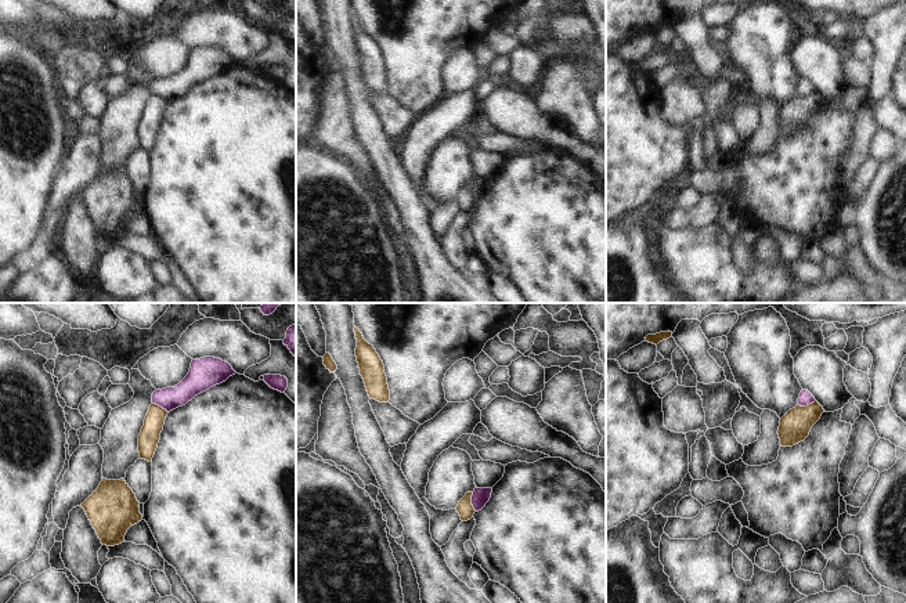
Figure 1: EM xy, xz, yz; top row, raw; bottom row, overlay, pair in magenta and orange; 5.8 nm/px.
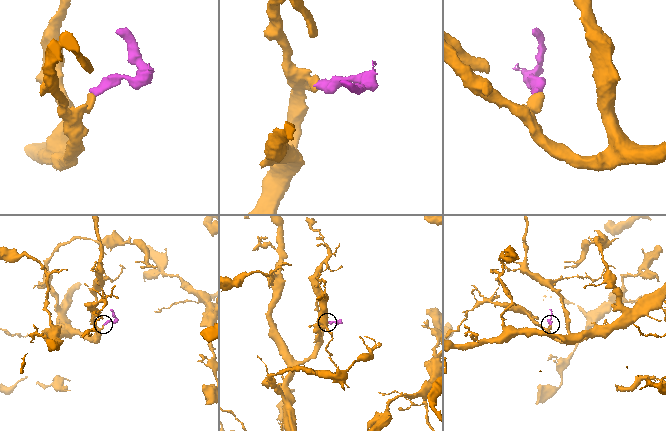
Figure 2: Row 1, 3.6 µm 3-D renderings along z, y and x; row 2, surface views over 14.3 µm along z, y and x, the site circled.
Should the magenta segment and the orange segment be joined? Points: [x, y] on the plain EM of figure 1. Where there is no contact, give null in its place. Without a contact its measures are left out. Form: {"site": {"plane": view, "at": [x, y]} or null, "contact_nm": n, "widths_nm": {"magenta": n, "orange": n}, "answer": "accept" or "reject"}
{"site": {"plane": "xz", "at": [472, 192]}, "contact_nm": 110, "widths_nm": {"magenta": 100, "orange": 90}, "answer": "reject"}

